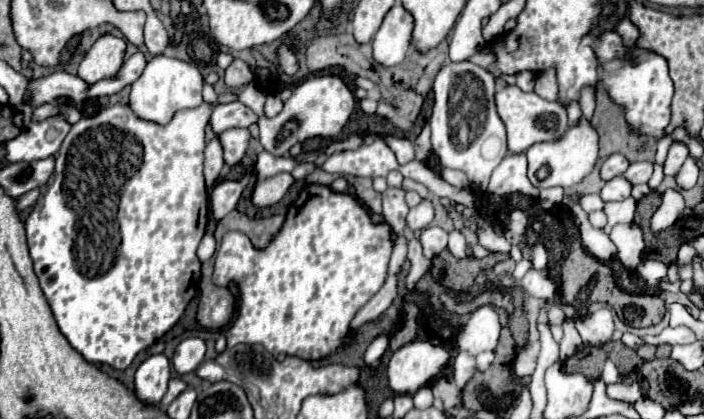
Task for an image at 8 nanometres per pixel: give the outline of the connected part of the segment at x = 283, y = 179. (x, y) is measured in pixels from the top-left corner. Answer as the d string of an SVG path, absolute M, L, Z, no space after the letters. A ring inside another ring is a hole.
M279 173L271 179L265 179L255 185L255 191L251 195L251 203L255 207L269 207L283 199L283 195L289 191L289 187L295 183L291 173Z

